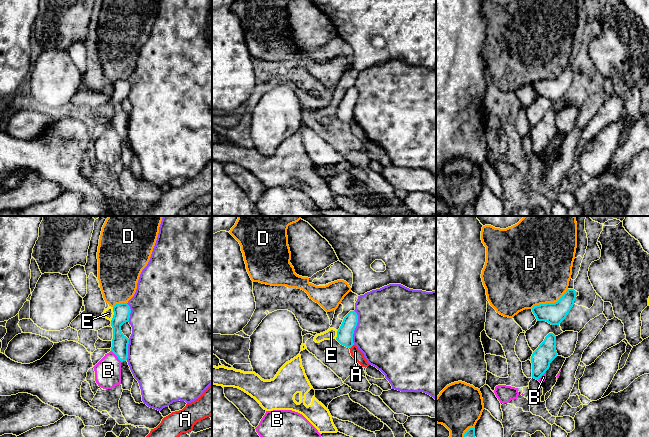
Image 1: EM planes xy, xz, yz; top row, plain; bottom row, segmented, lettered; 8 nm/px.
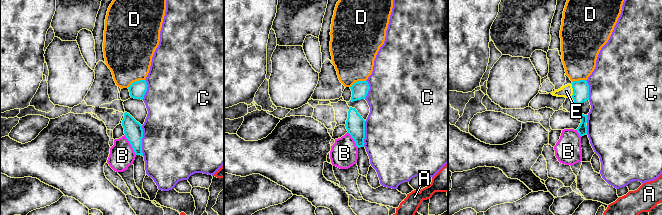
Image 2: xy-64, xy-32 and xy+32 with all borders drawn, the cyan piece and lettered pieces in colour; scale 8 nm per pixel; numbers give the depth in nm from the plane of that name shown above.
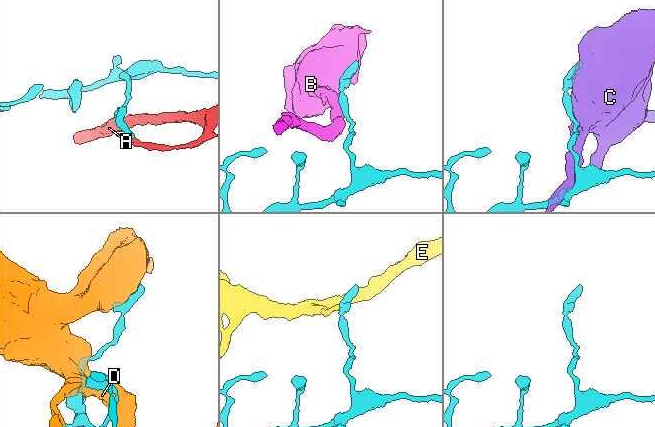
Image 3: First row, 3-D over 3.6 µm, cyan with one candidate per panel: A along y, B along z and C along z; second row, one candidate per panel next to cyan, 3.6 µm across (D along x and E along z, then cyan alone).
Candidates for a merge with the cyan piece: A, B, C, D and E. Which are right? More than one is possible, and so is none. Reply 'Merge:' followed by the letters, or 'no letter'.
Merge: no letter

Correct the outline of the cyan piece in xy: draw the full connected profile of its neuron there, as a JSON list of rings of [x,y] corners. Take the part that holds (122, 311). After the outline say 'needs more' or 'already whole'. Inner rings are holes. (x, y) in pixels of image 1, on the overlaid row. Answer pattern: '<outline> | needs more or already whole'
[[[120,303],[113,307],[113,312],[114,315],[111,320],[113,328],[111,351],[123,362],[128,358],[129,339],[122,333],[121,326],[129,321],[131,309],[127,303]]] | already whole

